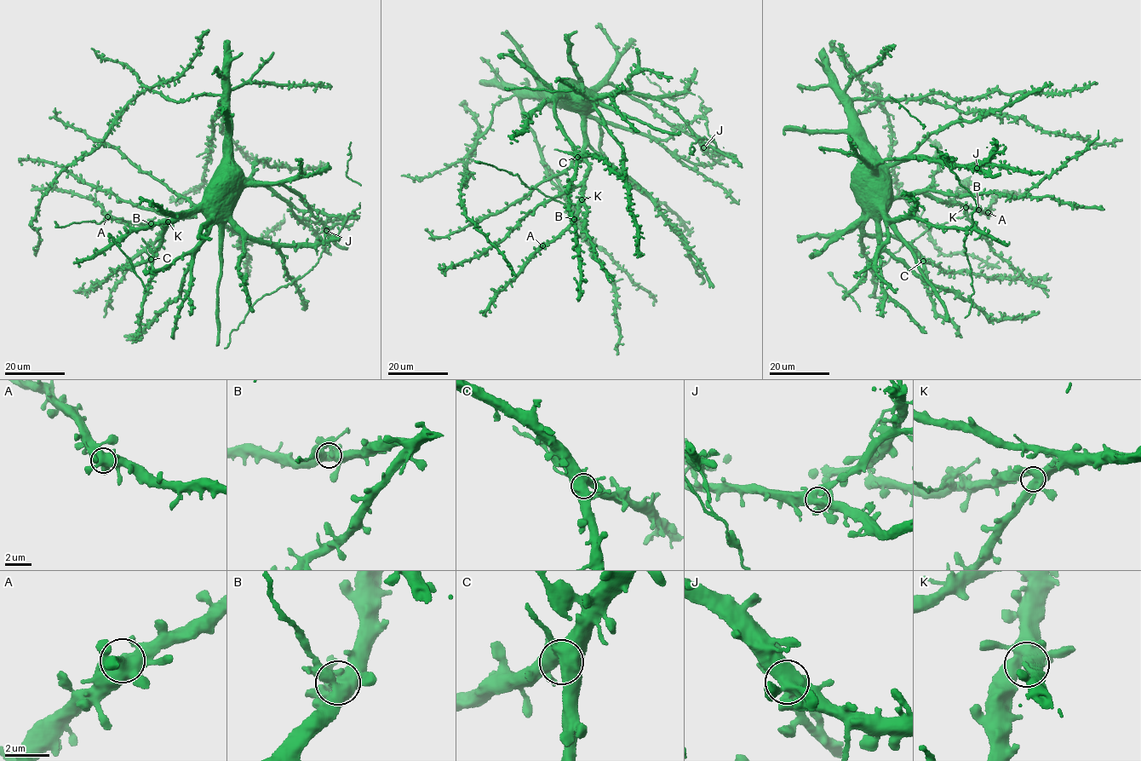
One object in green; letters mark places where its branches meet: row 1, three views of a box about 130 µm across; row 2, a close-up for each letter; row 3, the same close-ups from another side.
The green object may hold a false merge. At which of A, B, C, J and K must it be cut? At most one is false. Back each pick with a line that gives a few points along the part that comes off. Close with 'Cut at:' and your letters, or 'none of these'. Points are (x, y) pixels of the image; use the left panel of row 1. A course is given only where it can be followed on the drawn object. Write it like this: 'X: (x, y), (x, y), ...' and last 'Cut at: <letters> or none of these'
B: (151, 223), (108, 218), (98, 224), (84, 221), (60, 227), (54, 221)
Cut at: B

